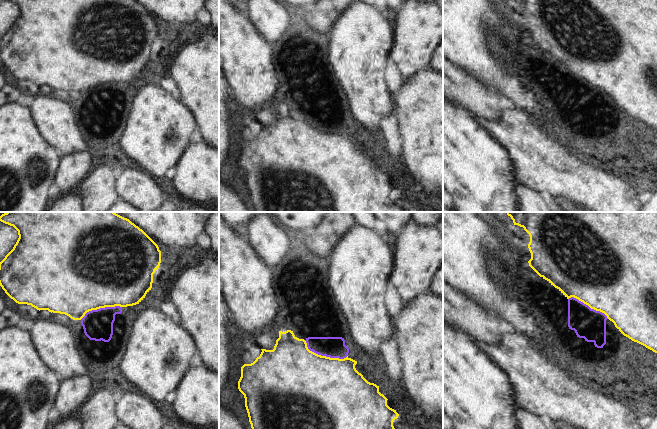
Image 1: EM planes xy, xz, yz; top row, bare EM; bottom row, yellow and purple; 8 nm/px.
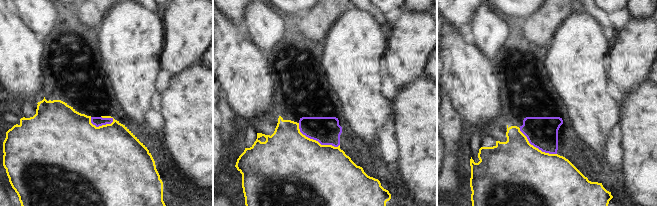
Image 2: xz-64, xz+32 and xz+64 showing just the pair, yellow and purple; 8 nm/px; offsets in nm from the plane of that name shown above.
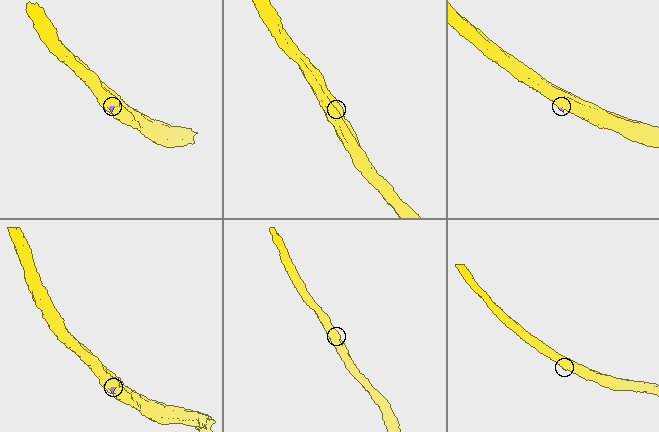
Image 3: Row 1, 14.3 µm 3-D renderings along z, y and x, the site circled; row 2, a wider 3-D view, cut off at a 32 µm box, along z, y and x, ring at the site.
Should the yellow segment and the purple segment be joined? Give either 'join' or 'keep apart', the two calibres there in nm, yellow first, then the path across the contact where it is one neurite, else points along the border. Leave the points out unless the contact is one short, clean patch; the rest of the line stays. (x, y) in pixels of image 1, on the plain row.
join; calibres 500 and 180 nm

